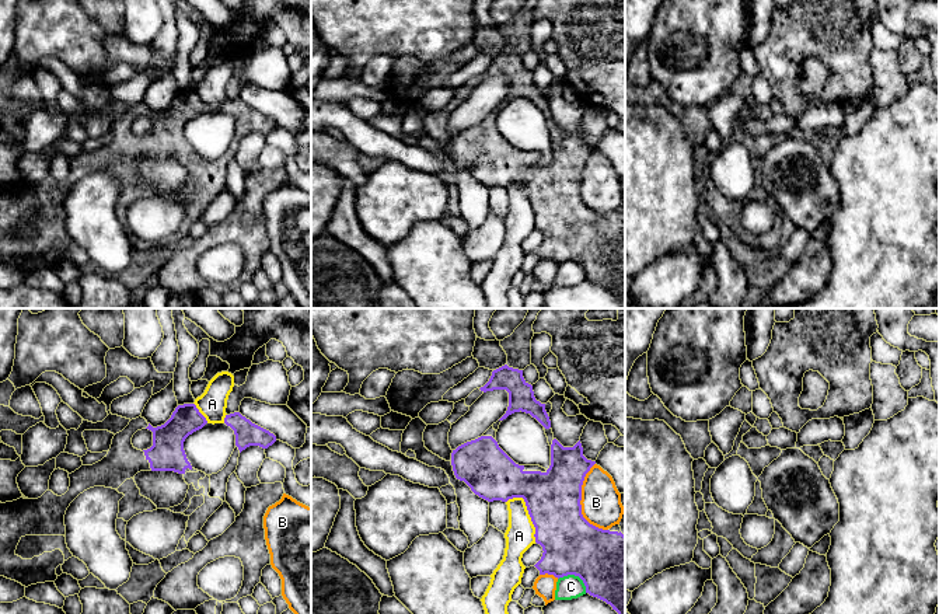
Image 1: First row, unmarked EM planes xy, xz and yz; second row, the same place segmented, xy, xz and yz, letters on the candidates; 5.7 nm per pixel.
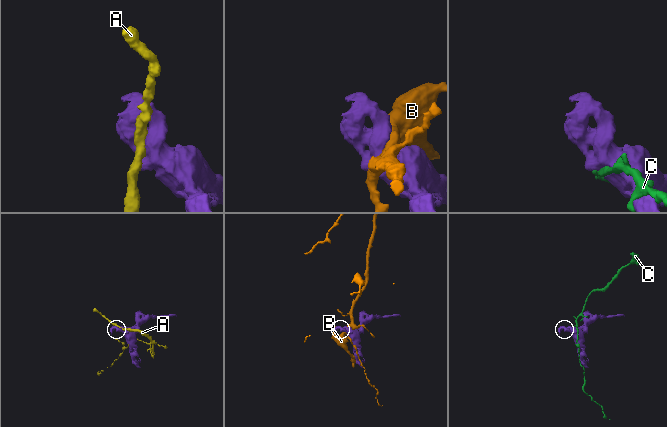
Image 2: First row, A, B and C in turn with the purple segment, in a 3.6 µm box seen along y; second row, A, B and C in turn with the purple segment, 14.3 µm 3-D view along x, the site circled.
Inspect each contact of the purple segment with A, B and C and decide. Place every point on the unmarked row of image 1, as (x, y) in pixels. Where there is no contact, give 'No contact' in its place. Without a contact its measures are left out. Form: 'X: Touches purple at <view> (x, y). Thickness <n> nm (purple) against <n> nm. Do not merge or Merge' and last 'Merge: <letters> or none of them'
A: Touches purple at xz (529, 199). Thickness 320 nm (purple) against 160 nm. Do not merge
B: Touches purple at xz (579, 188). Thickness 320 nm (purple) against 220 nm. Do not merge
C: Touches purple at xz (576, 261). Thickness 400 nm (purple) against 140 nm. Do not merge
Merge: none of them

